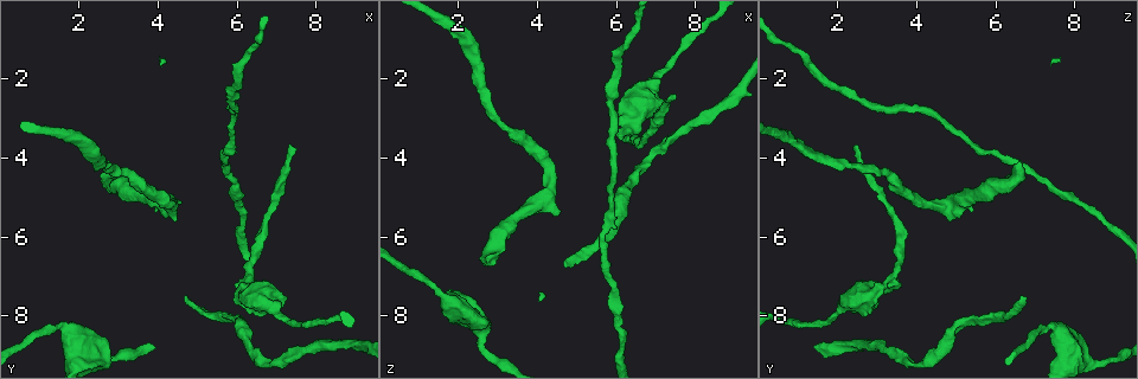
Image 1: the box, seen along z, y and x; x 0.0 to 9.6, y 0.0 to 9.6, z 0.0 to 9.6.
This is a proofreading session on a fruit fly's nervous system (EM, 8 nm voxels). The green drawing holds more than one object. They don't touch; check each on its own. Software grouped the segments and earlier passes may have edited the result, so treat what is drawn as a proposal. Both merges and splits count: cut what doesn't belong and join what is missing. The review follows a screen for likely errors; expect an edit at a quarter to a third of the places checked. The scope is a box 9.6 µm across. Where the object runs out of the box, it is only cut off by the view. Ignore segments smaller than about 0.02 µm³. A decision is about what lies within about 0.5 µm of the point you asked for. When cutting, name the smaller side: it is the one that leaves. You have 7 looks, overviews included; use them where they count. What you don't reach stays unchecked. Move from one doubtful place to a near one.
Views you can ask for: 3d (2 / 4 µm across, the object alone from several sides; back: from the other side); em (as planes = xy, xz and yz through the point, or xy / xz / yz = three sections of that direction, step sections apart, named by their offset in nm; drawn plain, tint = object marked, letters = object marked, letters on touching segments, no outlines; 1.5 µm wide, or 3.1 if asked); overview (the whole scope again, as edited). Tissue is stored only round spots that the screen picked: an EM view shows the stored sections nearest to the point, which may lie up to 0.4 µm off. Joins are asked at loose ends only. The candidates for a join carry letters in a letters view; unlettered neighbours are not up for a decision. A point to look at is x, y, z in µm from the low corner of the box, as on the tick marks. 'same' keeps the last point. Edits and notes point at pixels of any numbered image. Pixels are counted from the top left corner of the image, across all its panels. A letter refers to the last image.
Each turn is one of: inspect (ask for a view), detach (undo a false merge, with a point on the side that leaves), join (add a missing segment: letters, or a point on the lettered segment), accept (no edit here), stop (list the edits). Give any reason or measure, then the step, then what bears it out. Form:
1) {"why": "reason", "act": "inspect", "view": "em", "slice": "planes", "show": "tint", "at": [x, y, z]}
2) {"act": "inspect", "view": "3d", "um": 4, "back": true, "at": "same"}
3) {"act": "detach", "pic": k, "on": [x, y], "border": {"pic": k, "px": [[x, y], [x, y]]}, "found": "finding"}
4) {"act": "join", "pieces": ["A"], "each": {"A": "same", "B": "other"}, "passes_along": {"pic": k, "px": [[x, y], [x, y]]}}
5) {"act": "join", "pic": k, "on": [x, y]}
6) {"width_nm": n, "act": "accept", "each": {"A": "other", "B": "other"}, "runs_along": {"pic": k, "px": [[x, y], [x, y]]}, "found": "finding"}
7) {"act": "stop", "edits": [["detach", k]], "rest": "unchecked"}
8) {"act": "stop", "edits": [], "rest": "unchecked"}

{"why": "thin neck", "act": "inspect", "view": "3d", "um": 2, "at": [6.55, 1.05, 0.65]}

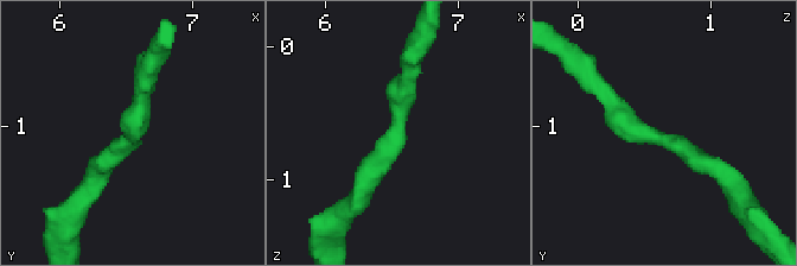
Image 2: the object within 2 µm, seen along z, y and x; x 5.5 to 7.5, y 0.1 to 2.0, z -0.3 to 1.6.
{"arm_widths_nm": [160, 220], "why": "now the EM", "act": "inspect", "view": "em", "slice": "planes", "show": "letters", "at": [6.54, 1.06, 0.62]}

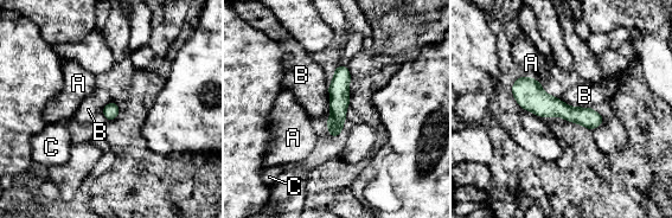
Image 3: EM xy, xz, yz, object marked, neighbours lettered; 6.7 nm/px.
{"act": "accept", "each": {"A": "other", "B": "other", "C": "other"}, "runs_along": {"pic": 3, "px": [[514, 88], [544, 106], [600, 120]]}, "found": "continuous, no second cell"}

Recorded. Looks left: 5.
{"why": "long arm stops here", "act": "inspect", "view": "3d", "um": 4, "at": [7.35, 3.70, 2.50]}

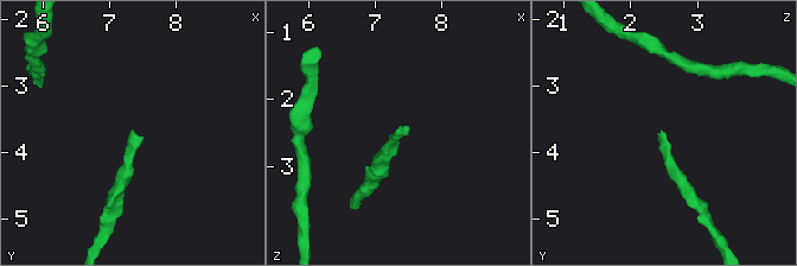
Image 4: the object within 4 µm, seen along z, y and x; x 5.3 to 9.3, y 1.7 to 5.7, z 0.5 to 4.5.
{"act": "inspect", "view": "em", "slice": "xz", "step": 4, "show": "letters", "at": [7.35, 3.70, 2.45]}

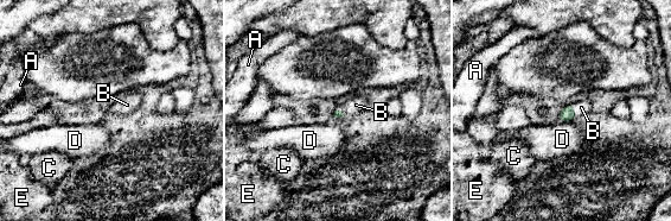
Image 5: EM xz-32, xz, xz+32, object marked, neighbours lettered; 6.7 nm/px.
{"longest_contact_nm": ["B", 100], "act": "join", "pieces": ["B"], "each": {"A": "other", "B": "same", "C": "other", "D": "other", "E": "other"}, "passes_along": {"pic": 5, "px": [[567, 114], [574, 111], [581, 107]]}, "found": "the cell continues"}

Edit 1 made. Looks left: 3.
{"act": "stop", "edits": [["join", 5]], "rest": "unchecked"}

